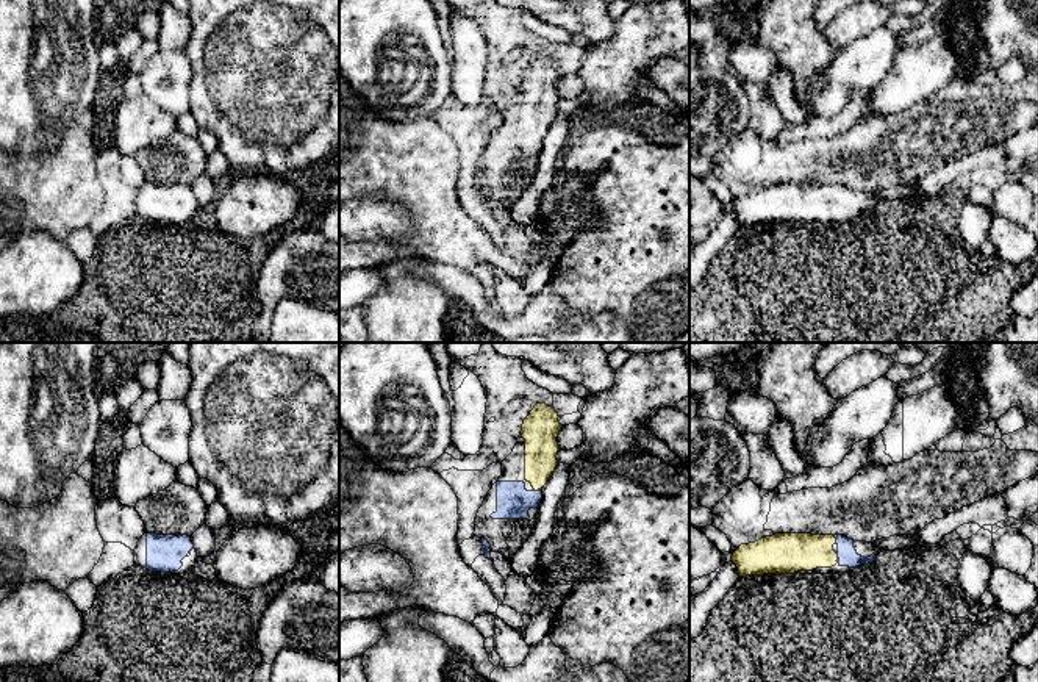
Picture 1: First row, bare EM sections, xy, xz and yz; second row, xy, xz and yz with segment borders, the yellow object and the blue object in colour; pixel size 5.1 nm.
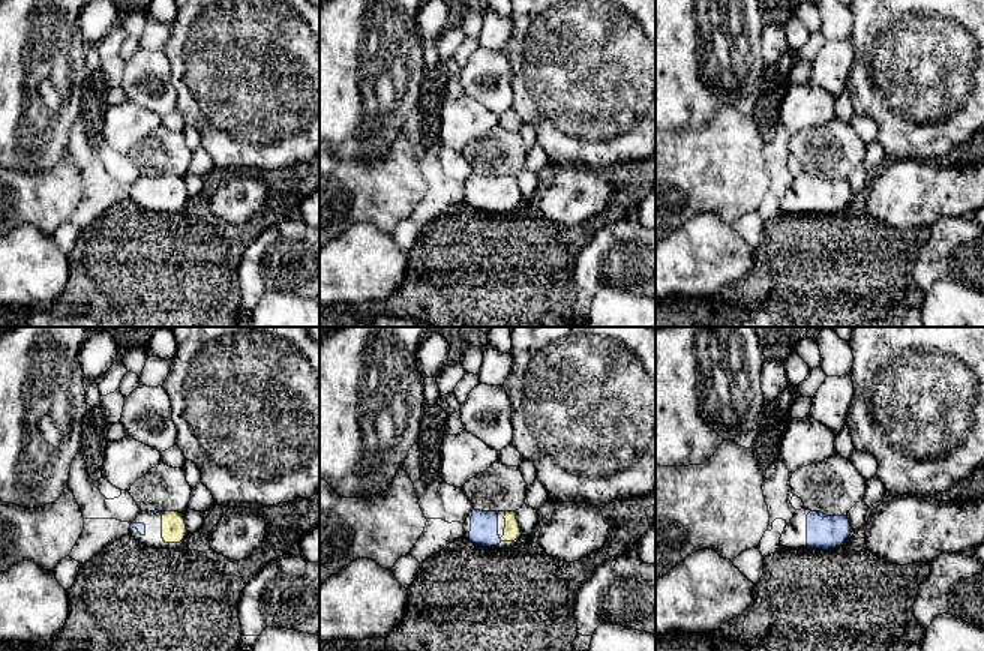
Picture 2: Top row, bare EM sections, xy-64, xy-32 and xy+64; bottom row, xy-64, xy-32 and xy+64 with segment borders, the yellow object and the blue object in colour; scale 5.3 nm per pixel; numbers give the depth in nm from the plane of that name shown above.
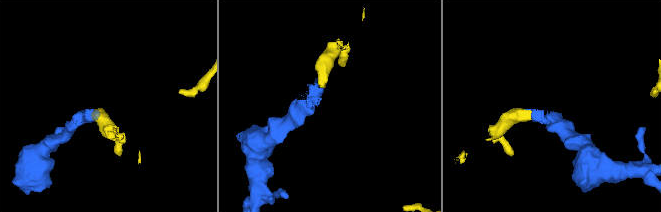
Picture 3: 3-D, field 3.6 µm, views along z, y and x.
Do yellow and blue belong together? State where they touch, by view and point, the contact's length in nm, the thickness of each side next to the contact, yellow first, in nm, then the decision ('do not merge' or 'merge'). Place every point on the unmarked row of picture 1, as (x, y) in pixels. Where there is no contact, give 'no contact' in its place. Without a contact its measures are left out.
contact xz (535, 139); length 30 nm; calibres 170 and 180 nm; merge

